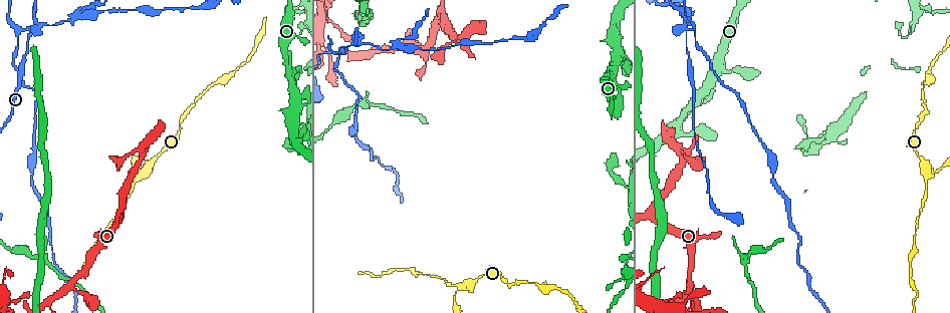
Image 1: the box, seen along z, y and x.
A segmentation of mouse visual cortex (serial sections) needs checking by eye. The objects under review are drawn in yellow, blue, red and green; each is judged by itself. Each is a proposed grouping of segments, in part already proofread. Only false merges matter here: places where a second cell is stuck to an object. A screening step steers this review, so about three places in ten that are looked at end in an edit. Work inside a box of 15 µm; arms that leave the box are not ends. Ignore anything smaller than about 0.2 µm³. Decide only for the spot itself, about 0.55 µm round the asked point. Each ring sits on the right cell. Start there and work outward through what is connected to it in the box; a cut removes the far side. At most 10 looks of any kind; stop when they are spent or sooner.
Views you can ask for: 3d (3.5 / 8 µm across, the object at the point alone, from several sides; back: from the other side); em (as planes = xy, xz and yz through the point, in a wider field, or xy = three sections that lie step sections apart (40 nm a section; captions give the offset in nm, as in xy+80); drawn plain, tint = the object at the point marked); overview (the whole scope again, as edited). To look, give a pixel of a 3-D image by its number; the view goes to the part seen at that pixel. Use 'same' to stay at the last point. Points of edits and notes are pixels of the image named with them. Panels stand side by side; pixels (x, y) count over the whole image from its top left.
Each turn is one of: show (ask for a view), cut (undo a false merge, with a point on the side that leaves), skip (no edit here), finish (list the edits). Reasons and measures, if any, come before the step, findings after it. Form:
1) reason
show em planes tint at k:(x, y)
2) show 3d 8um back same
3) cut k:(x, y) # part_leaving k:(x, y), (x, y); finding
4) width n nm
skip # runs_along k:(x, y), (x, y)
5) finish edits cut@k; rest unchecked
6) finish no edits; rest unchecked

show 3d 8um at 1:(142, 155)

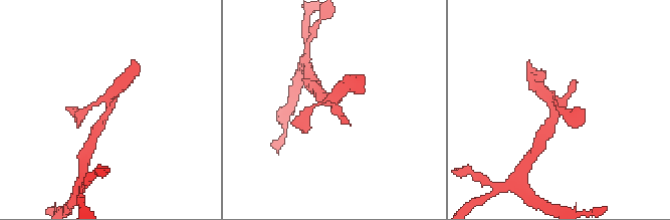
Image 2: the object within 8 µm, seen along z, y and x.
show em xy step 5 tint at 2:(333, 106)

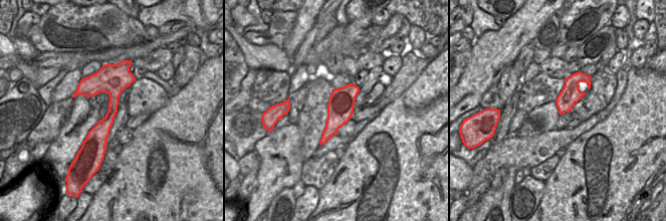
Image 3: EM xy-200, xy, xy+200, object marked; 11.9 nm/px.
cut 2:(540, 83) # part_leaving 2:(553, 98), (536, 85), (529, 71); two cells meet here

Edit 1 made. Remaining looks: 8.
redraw
show overview

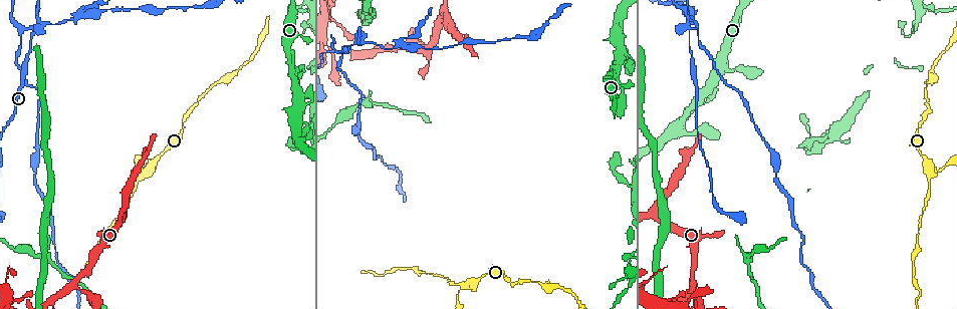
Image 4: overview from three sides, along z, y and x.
a narrow waist
show 3d 3.5um at 4:(299, 96)

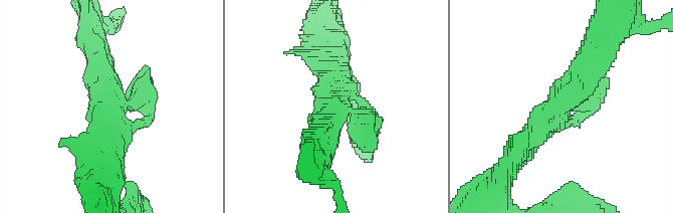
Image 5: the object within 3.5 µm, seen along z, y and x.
need the tissue
show em xy step 1 tint at 5:(110, 103)

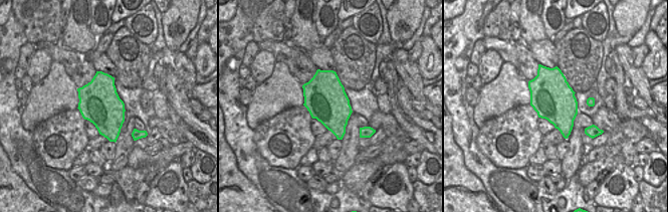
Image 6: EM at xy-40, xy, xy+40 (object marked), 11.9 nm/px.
skip # runs_along 5:(603, 50), (515, 155); continuous, no second cell

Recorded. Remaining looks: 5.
three-way junction
show 3d 3.5um back at 4:(616, 31)

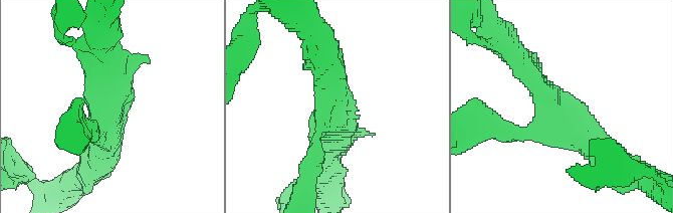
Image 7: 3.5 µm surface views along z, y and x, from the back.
arms 3; arm_widths 200, 300, 400 nm; need the tissue
show em planes tint at 7:(109, 108)

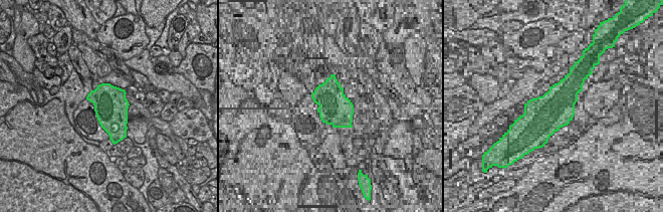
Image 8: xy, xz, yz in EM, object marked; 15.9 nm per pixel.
cut it another way
show em xy step 5 tint same

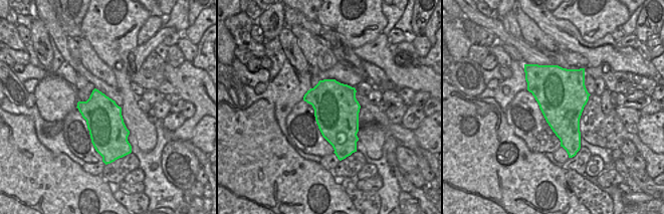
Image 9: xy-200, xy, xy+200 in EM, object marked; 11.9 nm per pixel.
skip # runs_along 7:(514, 53), (555, 109), (605, 152); one cell here

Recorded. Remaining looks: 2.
finish edits cut@2; rest unchecked

